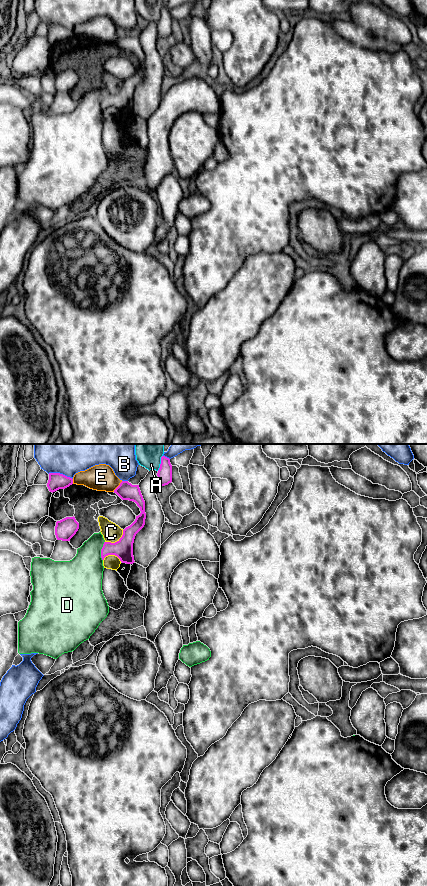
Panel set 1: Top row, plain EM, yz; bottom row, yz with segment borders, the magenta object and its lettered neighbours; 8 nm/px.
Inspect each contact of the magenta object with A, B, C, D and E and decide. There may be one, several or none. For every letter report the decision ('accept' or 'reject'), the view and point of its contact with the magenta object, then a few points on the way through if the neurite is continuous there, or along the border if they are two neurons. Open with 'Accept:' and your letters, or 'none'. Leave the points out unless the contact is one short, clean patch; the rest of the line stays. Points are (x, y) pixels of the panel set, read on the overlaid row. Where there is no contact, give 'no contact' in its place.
Accept: none
A: reject; contact yz (161, 463); border yz (162, 455), (160, 467), (157, 470)
B: reject; contact yz (59, 473)
C: reject; contact yz (117, 541); border yz (123, 530), (123, 534), (116, 541), (105, 542)
D: reject; contact yz (101, 551); border yz (104, 541), (101, 547), (102, 560)
E: reject; contact yz (118, 486)

